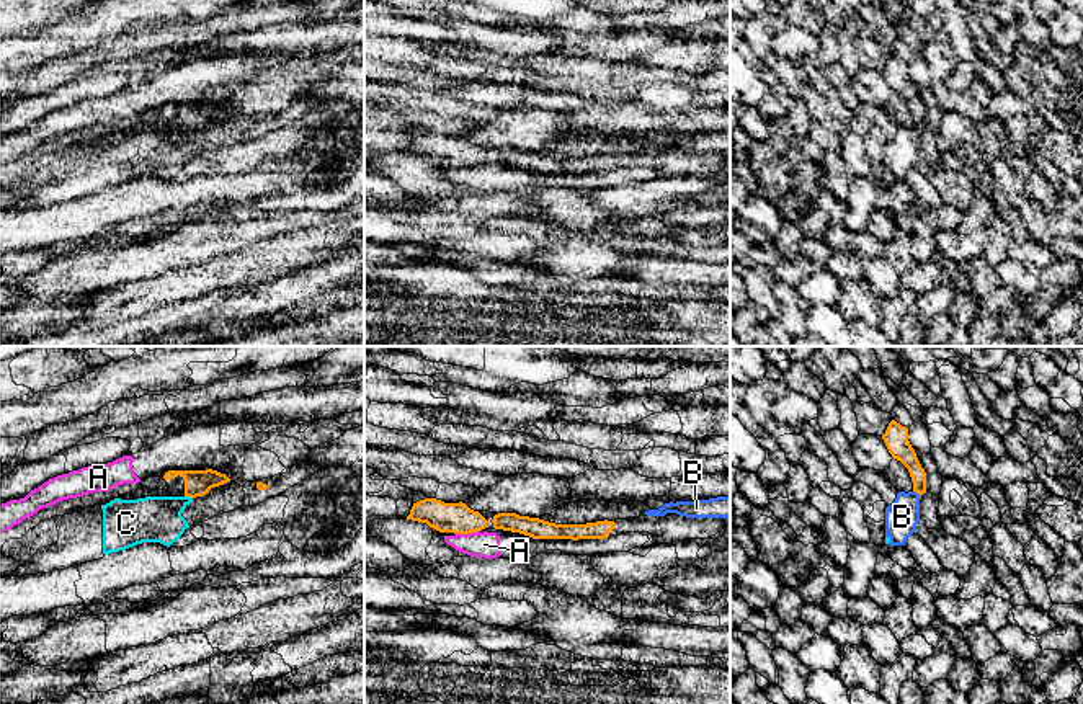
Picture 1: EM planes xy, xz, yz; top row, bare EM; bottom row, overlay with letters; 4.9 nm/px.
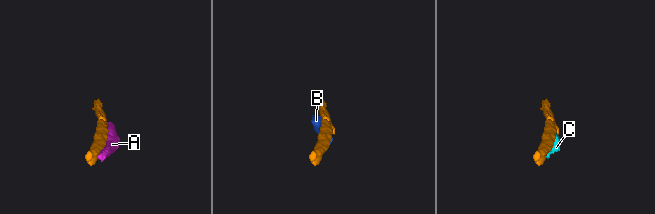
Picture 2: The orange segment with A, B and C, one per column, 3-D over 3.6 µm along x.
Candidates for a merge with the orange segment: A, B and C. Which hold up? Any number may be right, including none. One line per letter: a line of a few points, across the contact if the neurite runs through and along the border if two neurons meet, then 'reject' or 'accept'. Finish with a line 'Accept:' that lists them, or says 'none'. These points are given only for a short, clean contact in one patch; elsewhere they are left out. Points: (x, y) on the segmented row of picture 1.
A: reject
B: line yz (913, 490), (918, 495); reject
C: line xy (185, 495), (191, 499); reject
Accept: none

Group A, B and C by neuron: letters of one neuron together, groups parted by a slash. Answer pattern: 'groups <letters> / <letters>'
groups A / B C

